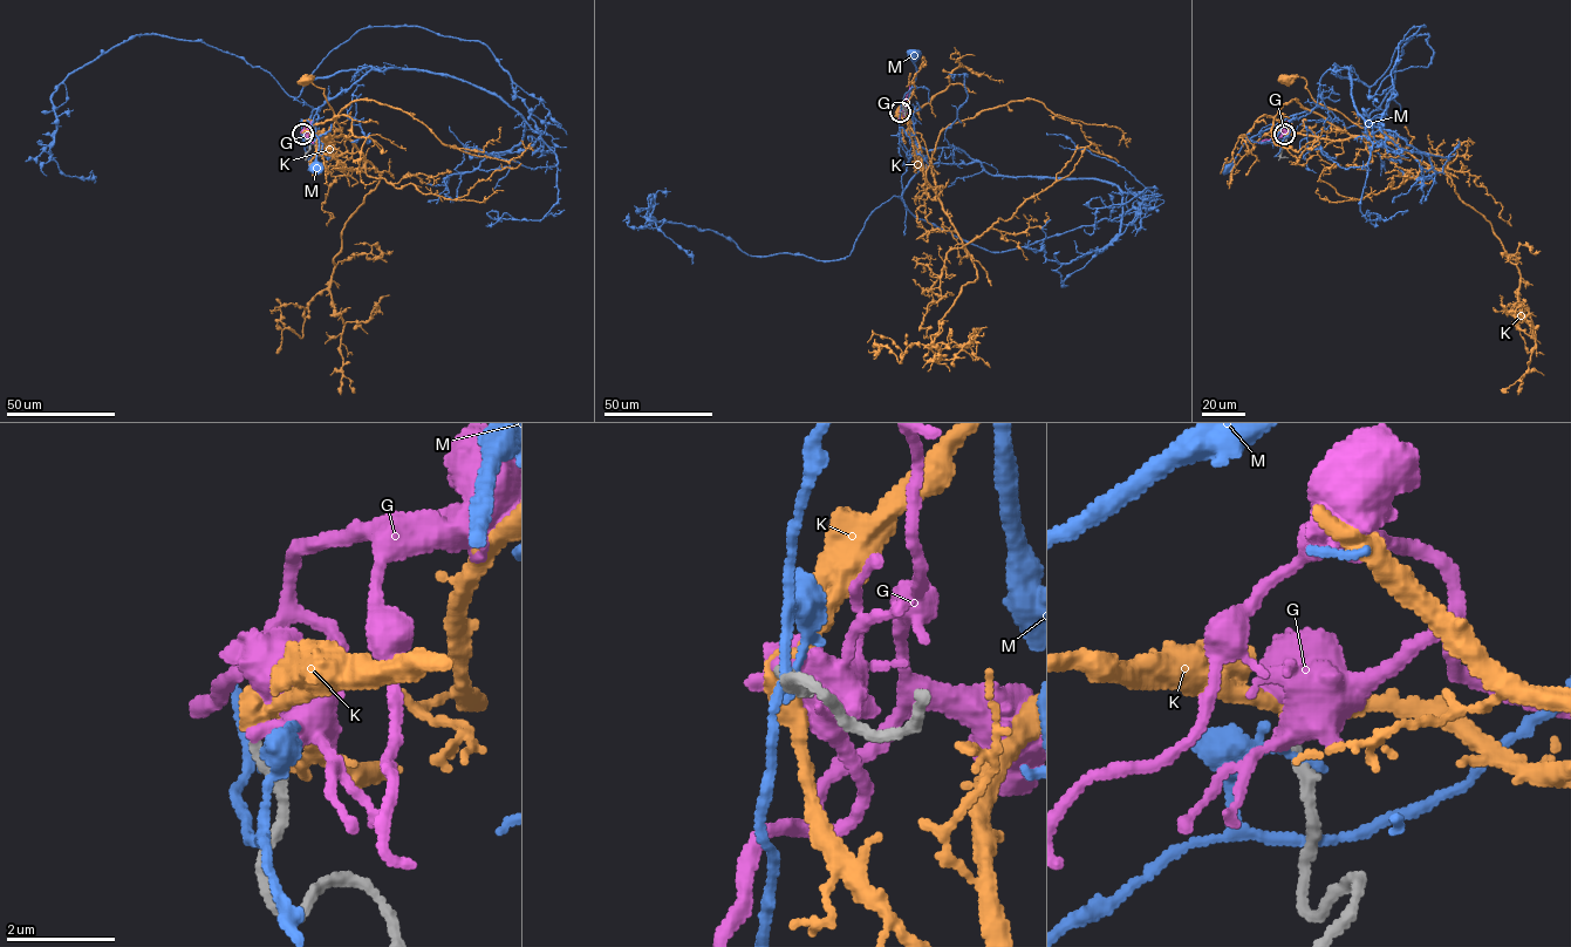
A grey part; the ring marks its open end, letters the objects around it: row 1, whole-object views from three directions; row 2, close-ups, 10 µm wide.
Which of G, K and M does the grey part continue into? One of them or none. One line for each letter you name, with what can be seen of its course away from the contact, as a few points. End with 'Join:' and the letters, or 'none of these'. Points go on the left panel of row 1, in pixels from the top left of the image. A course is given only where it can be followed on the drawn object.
K: it runs (302, 134), (323, 140), (337, 136), (342, 128), (323, 88), (312, 82), (312, 76), (306, 79)
Join: K

